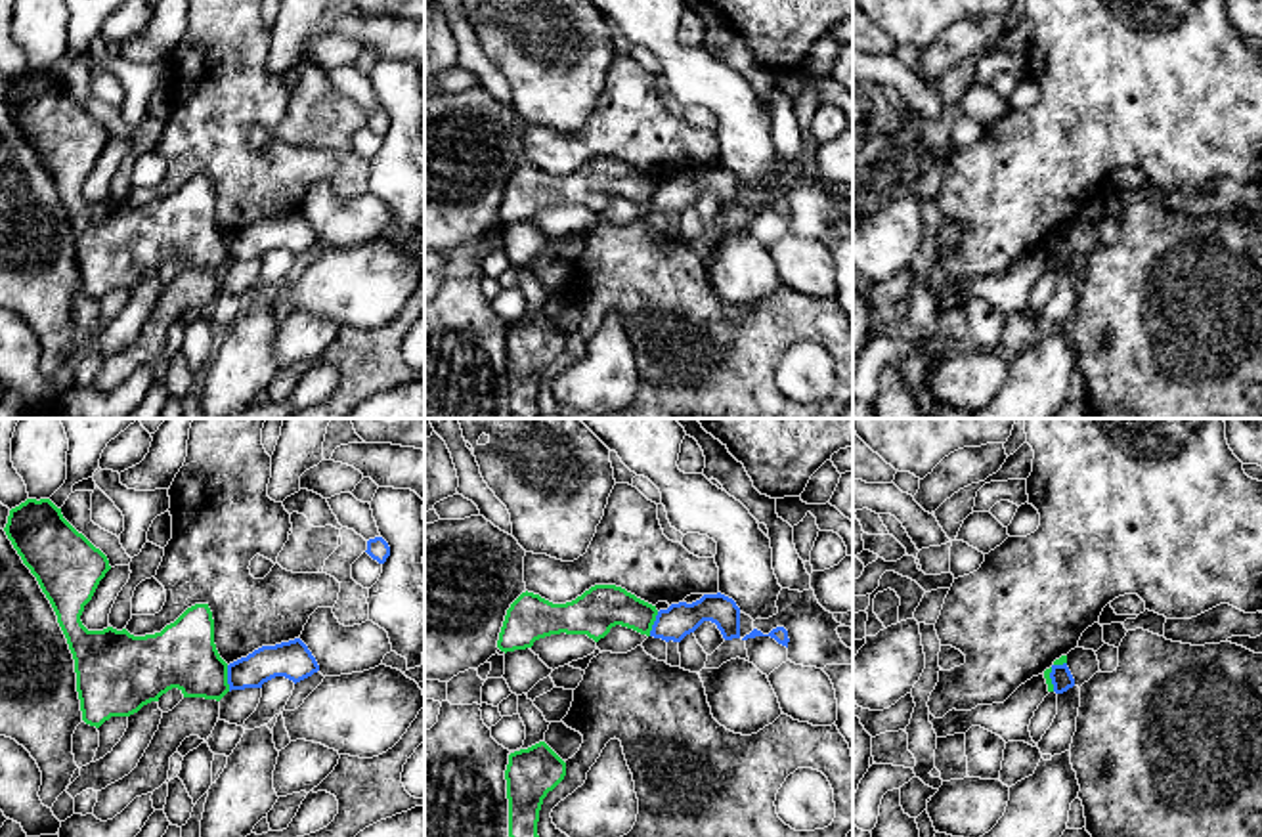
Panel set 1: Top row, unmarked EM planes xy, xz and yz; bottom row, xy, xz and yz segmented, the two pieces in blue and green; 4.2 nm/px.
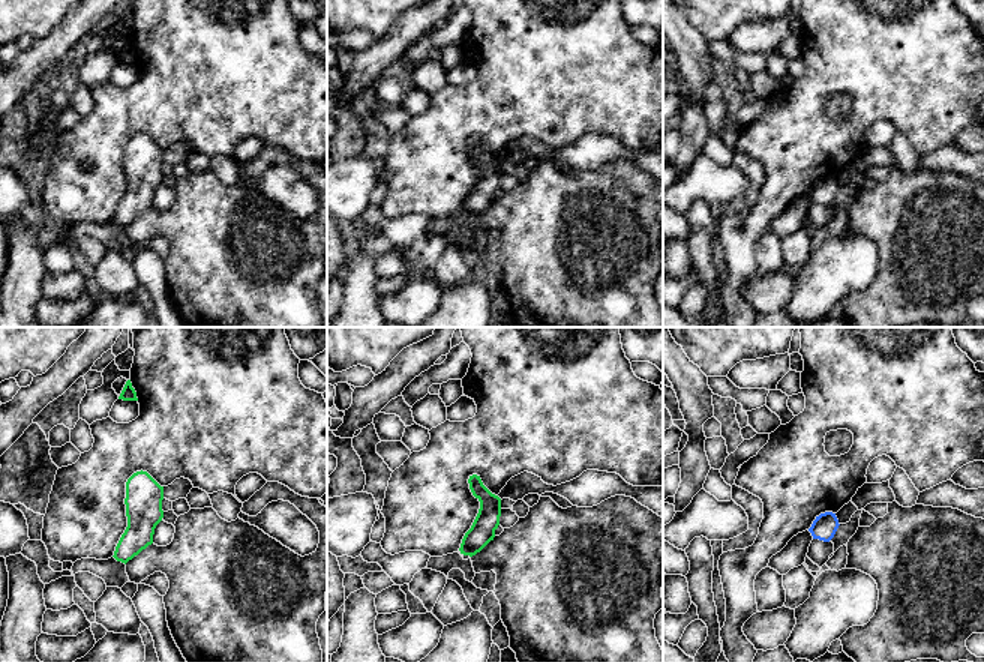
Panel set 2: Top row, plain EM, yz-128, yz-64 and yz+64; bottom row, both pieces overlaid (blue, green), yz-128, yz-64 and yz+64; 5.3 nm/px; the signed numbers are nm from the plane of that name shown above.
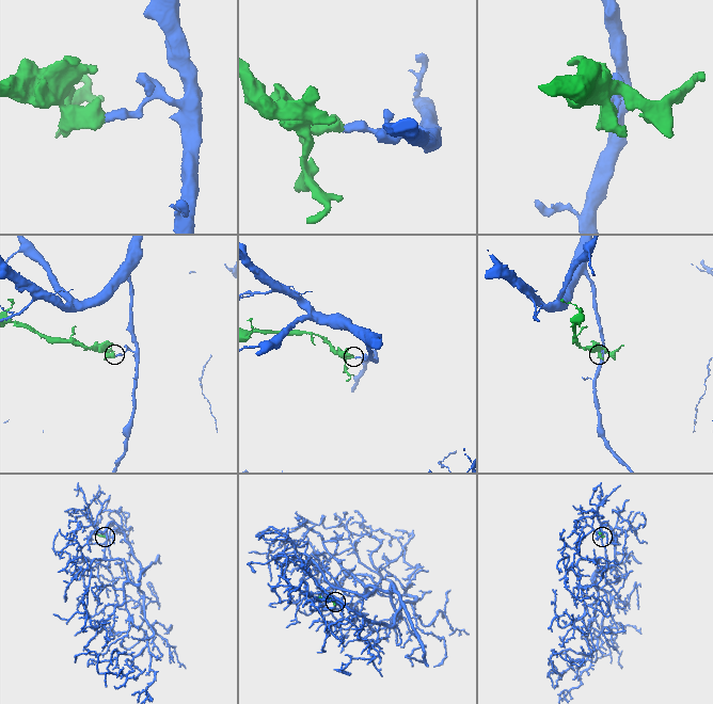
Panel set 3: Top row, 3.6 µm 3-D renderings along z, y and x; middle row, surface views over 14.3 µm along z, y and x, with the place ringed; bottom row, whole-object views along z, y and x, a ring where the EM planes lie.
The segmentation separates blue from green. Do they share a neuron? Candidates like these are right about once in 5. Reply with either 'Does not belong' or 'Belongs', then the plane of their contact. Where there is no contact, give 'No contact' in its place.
Does not belong. Touches blue in xy

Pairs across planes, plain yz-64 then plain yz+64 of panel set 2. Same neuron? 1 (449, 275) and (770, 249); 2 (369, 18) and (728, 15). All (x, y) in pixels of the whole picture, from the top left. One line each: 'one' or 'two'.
1: two
2: one

